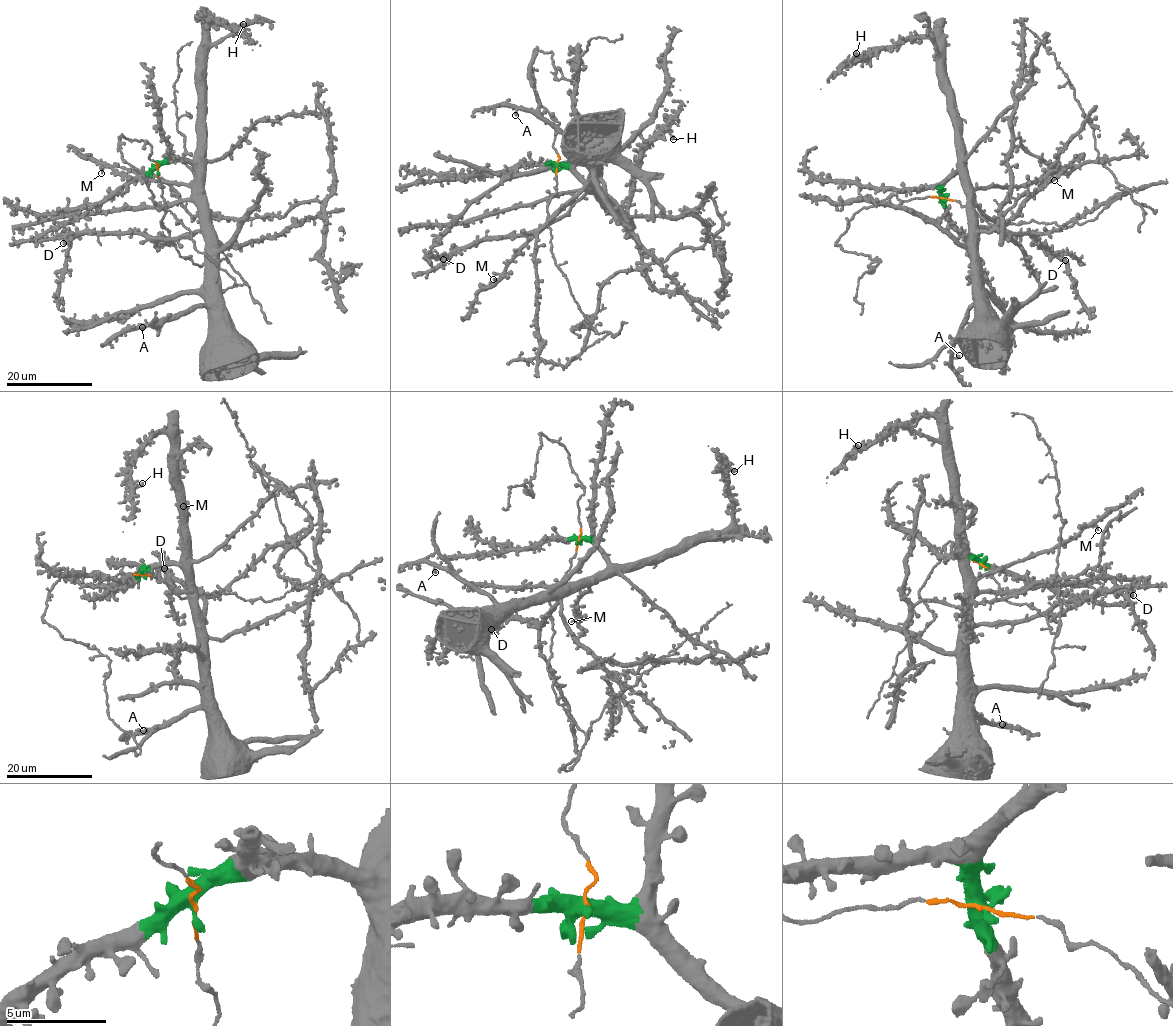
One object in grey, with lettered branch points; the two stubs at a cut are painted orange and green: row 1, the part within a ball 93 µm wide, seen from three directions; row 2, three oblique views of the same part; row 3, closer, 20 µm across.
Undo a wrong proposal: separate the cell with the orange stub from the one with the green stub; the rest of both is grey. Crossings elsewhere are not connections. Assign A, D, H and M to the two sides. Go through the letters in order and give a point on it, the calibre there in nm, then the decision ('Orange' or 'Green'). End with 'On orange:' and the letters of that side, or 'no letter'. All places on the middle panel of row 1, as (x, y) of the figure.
A: Place: (515, 115). Thickness 420 nm. Green
D: Place: (443, 259). Thickness 550 nm. Green
H: Place: (673, 139). Thickness 480 nm. Green
M: Place: (493, 279). Thickness 220 nm. Green
On orange: no letter

